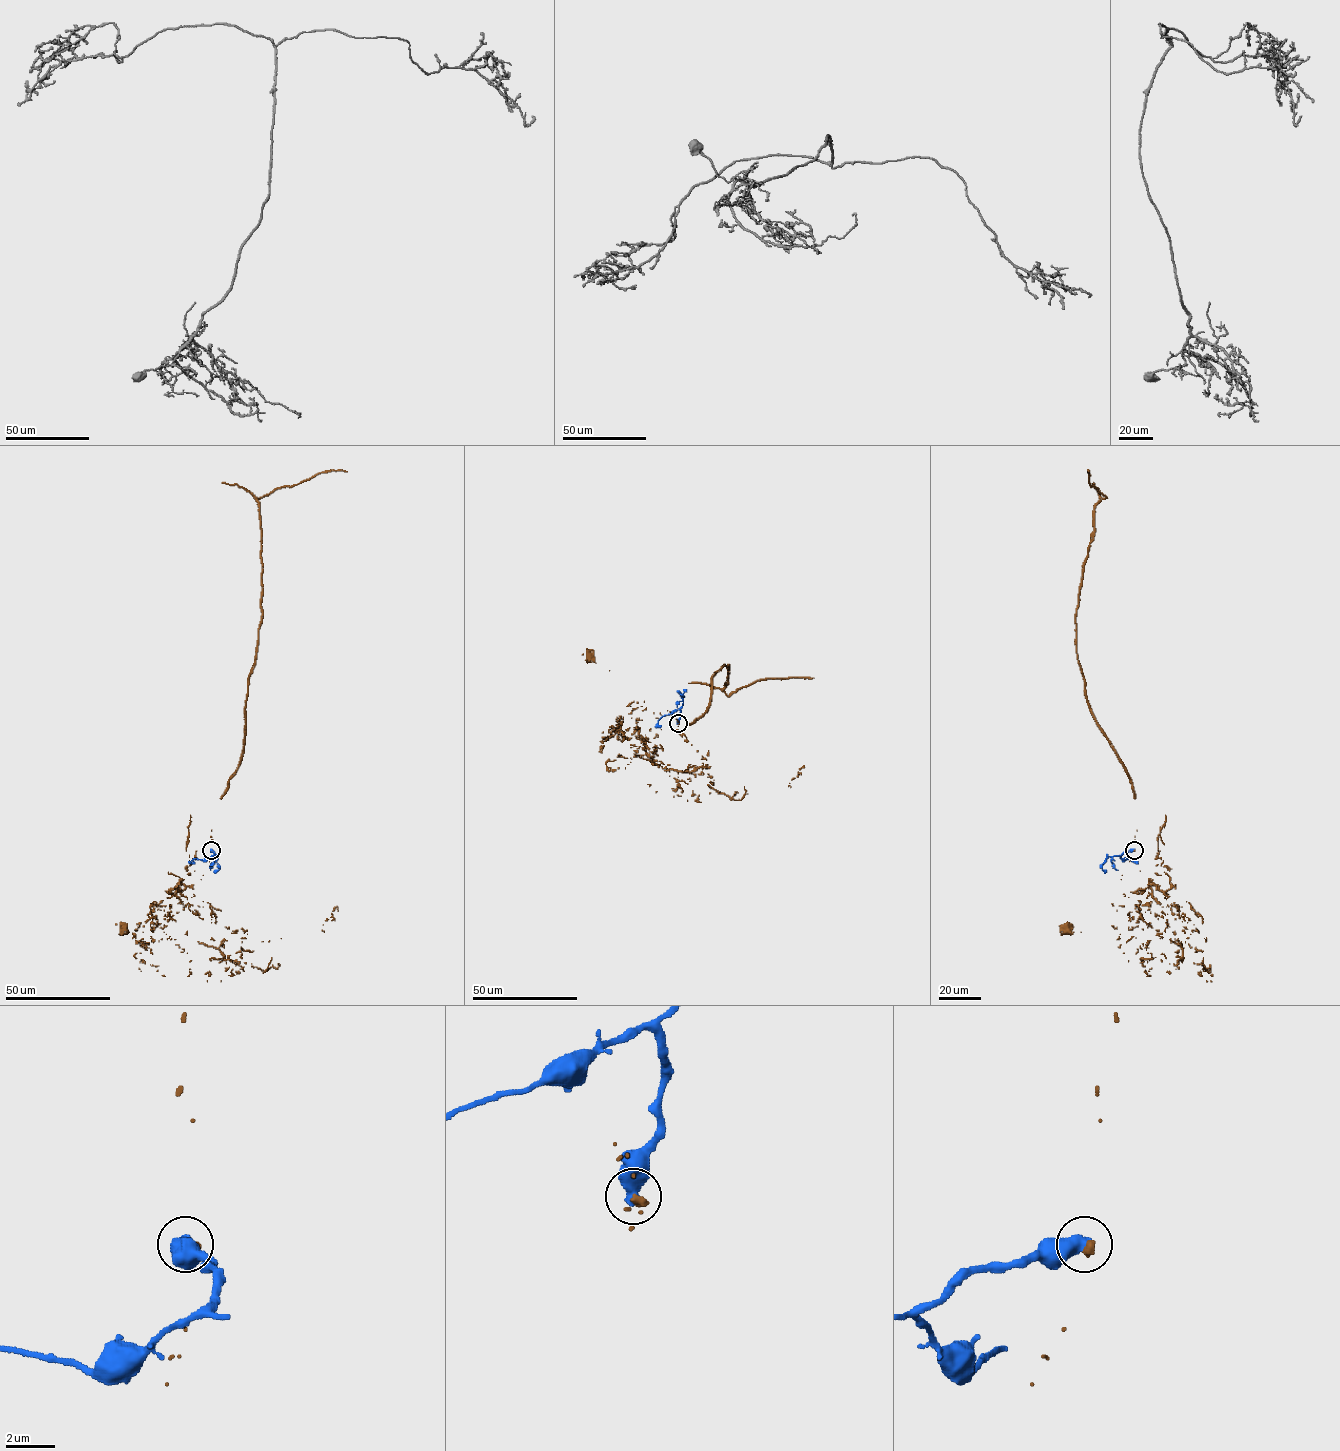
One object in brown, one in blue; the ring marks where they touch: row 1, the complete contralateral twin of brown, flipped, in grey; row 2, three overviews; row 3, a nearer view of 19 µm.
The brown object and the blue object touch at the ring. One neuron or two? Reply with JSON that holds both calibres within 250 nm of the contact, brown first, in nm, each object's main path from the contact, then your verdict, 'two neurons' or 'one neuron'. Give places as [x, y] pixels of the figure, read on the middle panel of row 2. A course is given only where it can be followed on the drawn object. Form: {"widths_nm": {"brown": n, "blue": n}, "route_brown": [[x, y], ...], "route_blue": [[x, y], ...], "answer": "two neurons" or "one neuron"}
{"widths_nm": {"brown": 320, "blue": 650}, "route_brown": [[677, 723], [687, 724], [652, 761], [642, 741], [677, 781], [708, 773], [734, 795], [804, 766]], "route_blue": [[677, 723], [680, 713], [677, 709], [660, 718], [657, 724], [661, 726]], "answer": "two neurons"}

